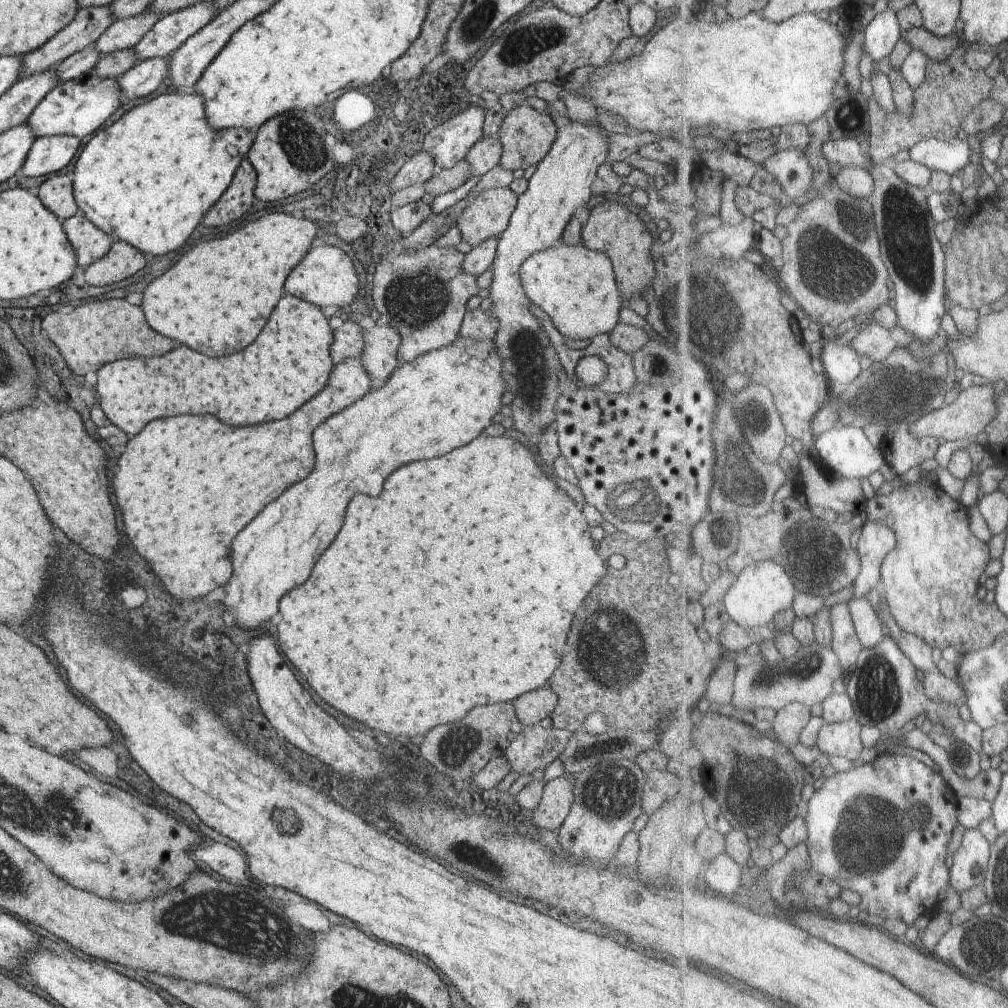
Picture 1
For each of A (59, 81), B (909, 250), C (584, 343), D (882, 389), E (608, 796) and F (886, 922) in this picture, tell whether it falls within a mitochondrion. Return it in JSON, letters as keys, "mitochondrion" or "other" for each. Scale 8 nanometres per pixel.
{"A":"other","B":"mitochondrion","C":"other","D":"mitochondrion","E":"mitochondrion","F":"other"}

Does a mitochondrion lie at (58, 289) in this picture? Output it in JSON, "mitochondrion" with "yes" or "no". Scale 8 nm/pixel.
{"mitochondrion":"no"}

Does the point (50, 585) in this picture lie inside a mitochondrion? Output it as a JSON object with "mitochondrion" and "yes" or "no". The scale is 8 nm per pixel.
{"mitochondrion":"no"}

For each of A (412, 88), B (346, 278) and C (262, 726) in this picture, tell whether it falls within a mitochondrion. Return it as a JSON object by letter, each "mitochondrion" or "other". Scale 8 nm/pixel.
{"A":"other","B":"other","C":"other"}

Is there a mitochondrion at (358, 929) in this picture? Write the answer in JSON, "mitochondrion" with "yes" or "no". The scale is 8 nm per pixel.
{"mitochondrion":"no"}

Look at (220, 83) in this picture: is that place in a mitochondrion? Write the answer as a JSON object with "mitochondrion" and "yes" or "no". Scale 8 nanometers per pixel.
{"mitochondrion":"yes"}

